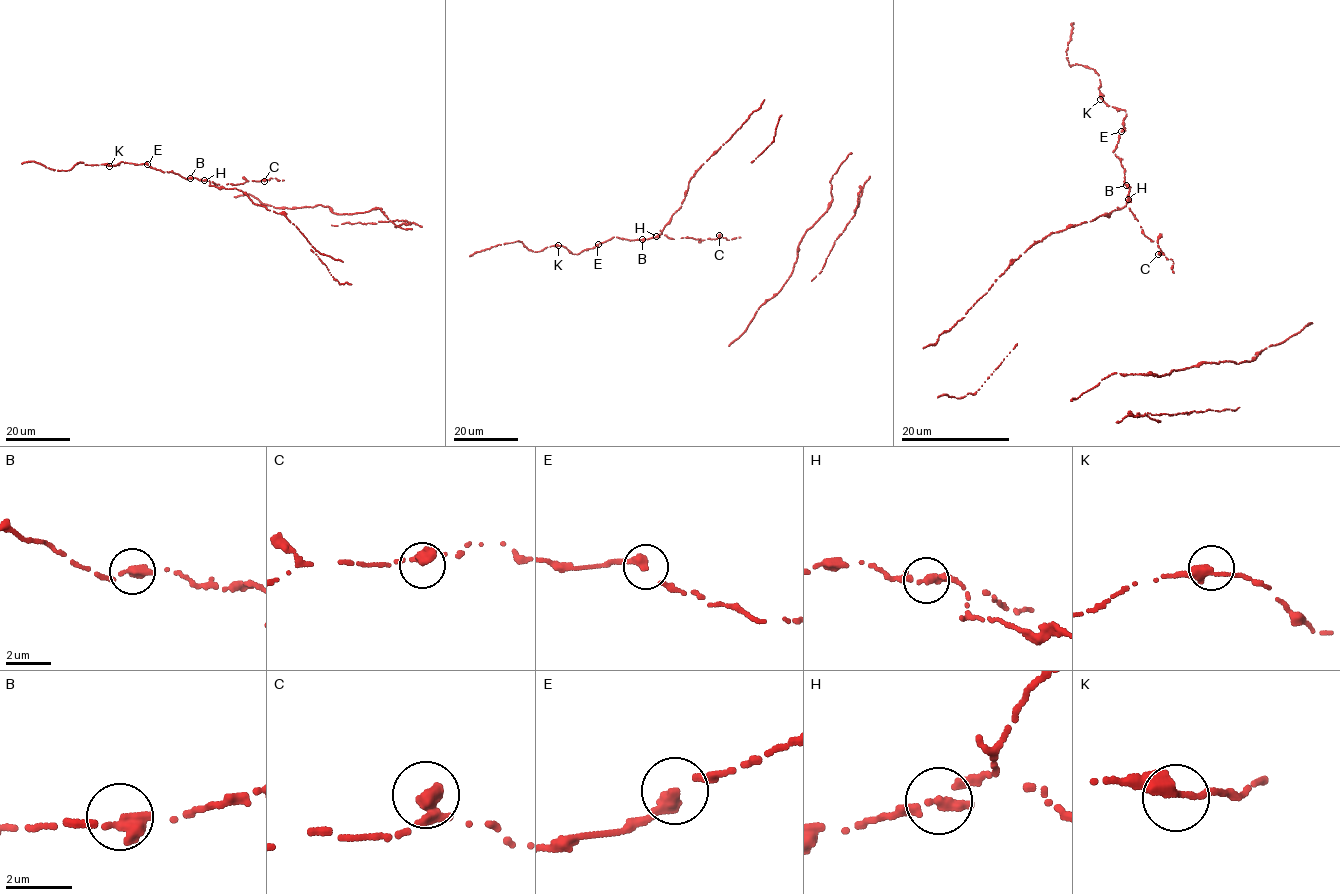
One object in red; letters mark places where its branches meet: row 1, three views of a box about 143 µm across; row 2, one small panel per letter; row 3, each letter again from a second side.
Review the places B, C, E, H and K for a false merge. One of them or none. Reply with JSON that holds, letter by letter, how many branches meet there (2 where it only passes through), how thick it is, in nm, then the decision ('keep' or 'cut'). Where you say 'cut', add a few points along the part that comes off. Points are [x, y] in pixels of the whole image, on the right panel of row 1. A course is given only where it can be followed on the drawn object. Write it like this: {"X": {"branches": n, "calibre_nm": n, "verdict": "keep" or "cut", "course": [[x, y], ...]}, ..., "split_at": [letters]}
{"B": {"branches": 2, "calibre_nm": 340, "verdict": "keep"}, "C": {"branches": 2, "calibre_nm": 320, "verdict": "keep"}, "E": {"branches": 2, "calibre_nm": 300, "verdict": "keep"}, "H": {"branches": 2, "calibre_nm": 320, "verdict": "cut"}, "K": {"branches": 2, "calibre_nm": 340, "verdict": "keep"}, "split_at": ["H"]}

